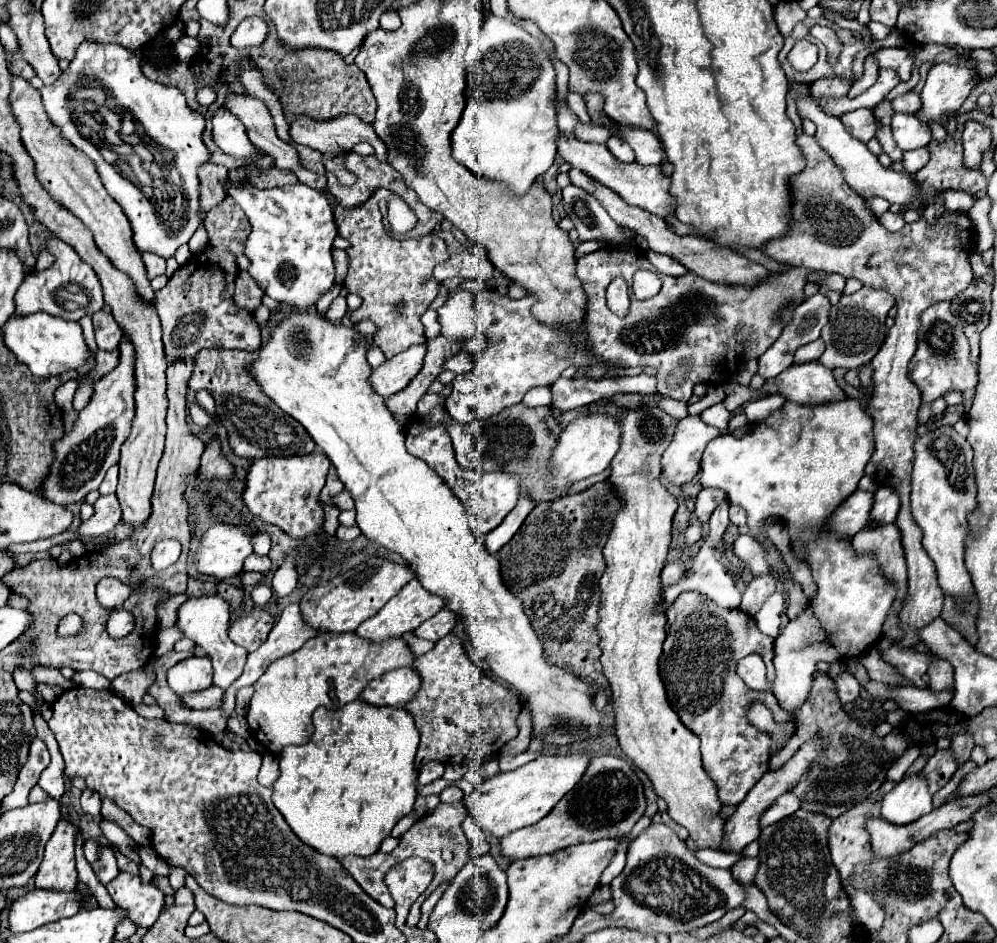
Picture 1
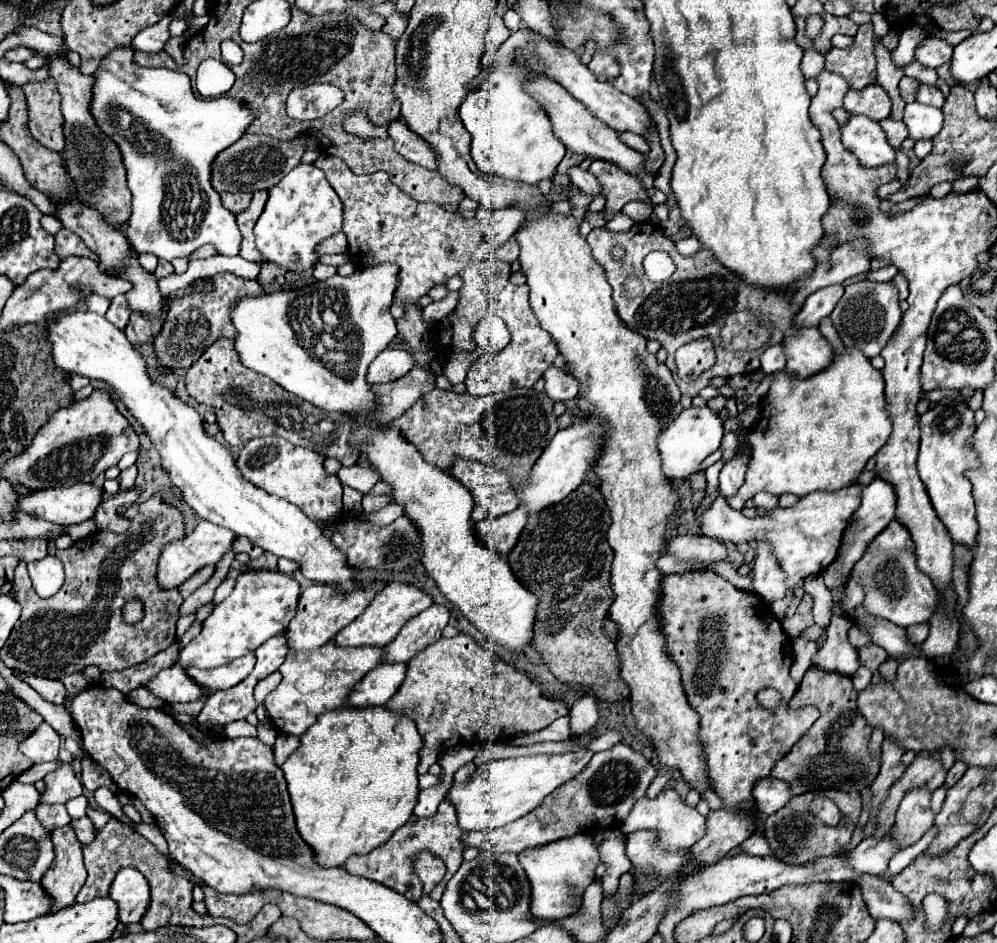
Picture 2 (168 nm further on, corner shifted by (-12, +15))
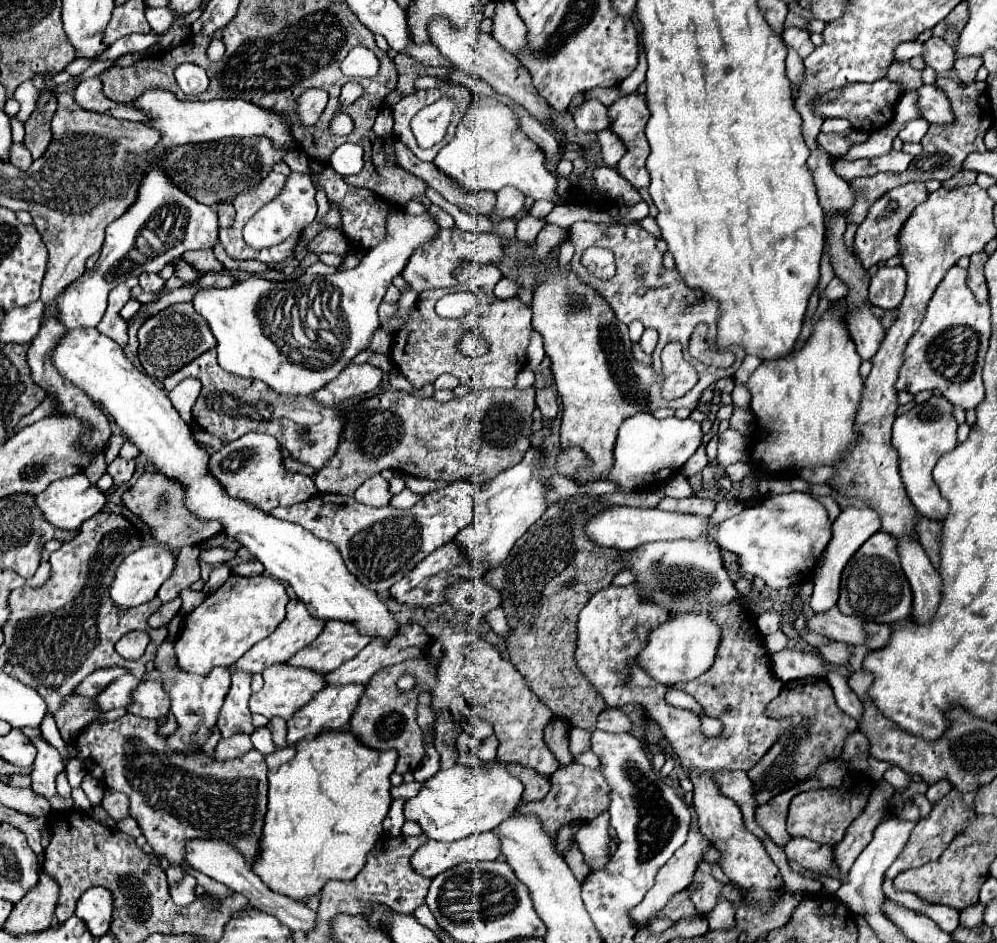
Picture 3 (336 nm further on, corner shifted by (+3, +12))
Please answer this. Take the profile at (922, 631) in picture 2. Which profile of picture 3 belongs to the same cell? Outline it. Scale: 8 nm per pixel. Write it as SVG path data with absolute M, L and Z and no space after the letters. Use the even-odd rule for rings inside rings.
M865 623L865 631L871 635L869 649L883 649L891 639L891 627L885 623Z

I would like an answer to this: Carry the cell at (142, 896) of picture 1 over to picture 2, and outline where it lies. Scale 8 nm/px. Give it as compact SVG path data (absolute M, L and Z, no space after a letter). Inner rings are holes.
M122 868L110 886L110 898L118 906L118 922L140 922L150 900L148 882L134 868Z

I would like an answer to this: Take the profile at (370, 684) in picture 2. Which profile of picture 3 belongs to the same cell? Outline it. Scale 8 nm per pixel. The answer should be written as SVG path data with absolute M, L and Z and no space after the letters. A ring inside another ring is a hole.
M365 685L325 687L297 715L287 721L287 743L295 745L305 737L313 737L323 729L343 729L357 709Z

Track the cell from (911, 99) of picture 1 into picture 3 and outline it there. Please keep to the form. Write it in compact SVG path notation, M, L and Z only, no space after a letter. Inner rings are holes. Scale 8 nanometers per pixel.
M923 85L917 89L917 109L929 123L951 123L953 113L943 91L935 85Z

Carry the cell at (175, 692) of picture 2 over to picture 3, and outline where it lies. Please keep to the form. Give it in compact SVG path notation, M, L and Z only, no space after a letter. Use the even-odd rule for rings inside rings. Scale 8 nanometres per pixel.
M127 673L115 679L107 689L103 689L101 695L95 697L95 703L101 707L101 711L109 711L113 707L129 707L133 687L137 687L137 683L141 683L141 679Z

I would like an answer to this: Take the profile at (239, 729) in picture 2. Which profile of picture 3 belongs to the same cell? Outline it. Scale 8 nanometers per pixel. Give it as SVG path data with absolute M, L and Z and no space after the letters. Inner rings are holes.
M237 733L237 735L231 735L229 739L221 739L217 743L217 747L215 747L215 759L223 761L225 757L239 757L239 755L243 755L249 749L253 749L253 743L251 743L249 735Z

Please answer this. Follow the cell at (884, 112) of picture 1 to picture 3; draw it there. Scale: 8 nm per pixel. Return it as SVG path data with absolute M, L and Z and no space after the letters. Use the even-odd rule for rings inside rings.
M893 63L889 67L889 73L887 73L887 79L893 81L893 83L901 83L903 87L903 93L905 91L915 91L919 89L923 83L921 83L921 71L915 71L909 63Z

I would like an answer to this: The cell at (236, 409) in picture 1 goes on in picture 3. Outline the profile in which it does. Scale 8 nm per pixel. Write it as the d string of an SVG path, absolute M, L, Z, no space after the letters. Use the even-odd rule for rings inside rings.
M215 349L205 351L189 367L183 367L181 371L175 371L173 375L165 377L163 385L165 391L171 391L177 383L181 383L185 377L195 377L201 381L201 393L193 405L193 419L205 429L207 433L219 437L223 443L231 443L237 437L257 431L257 433L267 433L273 435L281 447L285 447L291 457L295 457L301 463L307 463L315 469L325 467L325 461L329 461L337 453L337 445L341 439L341 431L345 427L345 411L355 407L357 403L379 395L389 389L389 385L377 387L377 391L369 391L365 395L357 395L357 399L347 399L345 403L339 403L337 407L321 407L315 399L309 397L283 397L265 383L255 381L255 379L245 379L231 375L223 371L217 365L217 353Z

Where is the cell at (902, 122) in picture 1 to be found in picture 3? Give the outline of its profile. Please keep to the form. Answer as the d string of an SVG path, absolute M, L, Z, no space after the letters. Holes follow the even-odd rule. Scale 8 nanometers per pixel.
M913 119L913 121L907 121L901 129L899 129L899 139L901 141L909 141L909 143L919 143L923 139L923 135L927 133L929 129L929 123L925 119Z

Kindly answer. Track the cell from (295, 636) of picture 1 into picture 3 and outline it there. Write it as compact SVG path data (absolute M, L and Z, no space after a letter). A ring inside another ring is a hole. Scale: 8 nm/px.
M233 671L231 673L231 689L225 697L221 707L221 715L217 717L217 727L223 737L231 737L237 731L251 733L251 711L249 711L249 697L251 697L251 679L247 671Z

